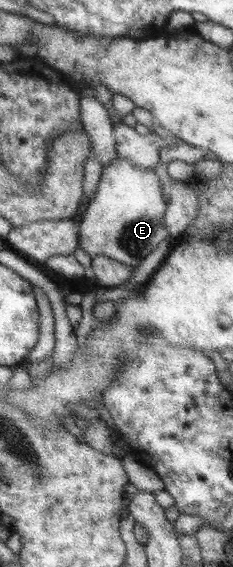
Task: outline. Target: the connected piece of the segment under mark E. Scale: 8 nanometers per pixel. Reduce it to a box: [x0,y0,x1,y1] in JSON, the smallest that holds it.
[80,156,171,268]

